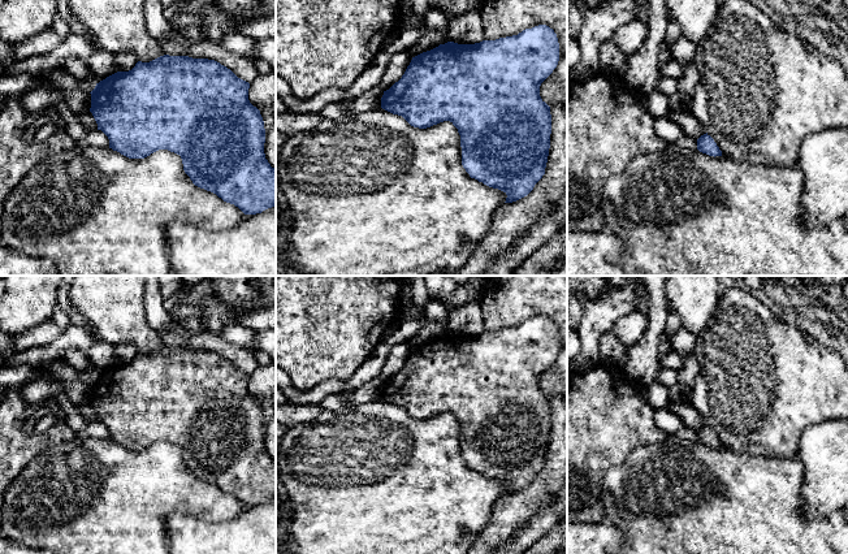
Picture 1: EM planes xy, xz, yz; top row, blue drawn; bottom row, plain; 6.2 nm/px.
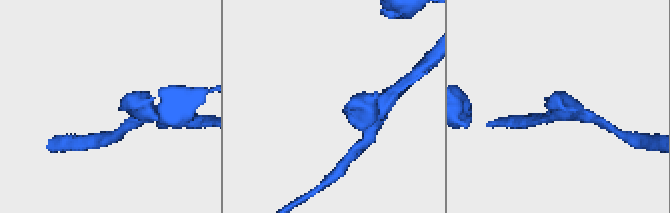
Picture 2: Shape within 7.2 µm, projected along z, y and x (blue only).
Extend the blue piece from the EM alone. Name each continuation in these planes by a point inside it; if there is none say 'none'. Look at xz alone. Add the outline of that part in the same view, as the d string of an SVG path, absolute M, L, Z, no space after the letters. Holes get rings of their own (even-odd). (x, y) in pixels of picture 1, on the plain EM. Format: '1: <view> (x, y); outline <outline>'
none

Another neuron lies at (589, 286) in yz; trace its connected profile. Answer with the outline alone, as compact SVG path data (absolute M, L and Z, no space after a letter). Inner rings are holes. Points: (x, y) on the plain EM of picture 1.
M567 276L567 329L577 330L584 307L600 295L610 276Z

